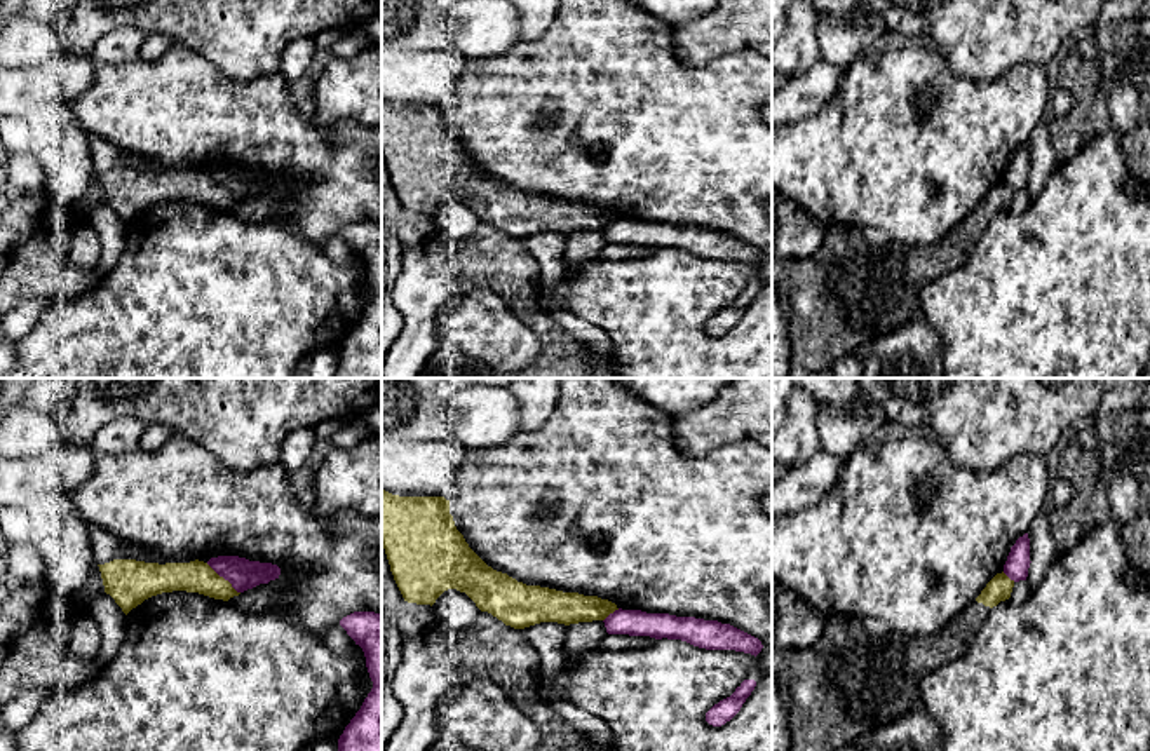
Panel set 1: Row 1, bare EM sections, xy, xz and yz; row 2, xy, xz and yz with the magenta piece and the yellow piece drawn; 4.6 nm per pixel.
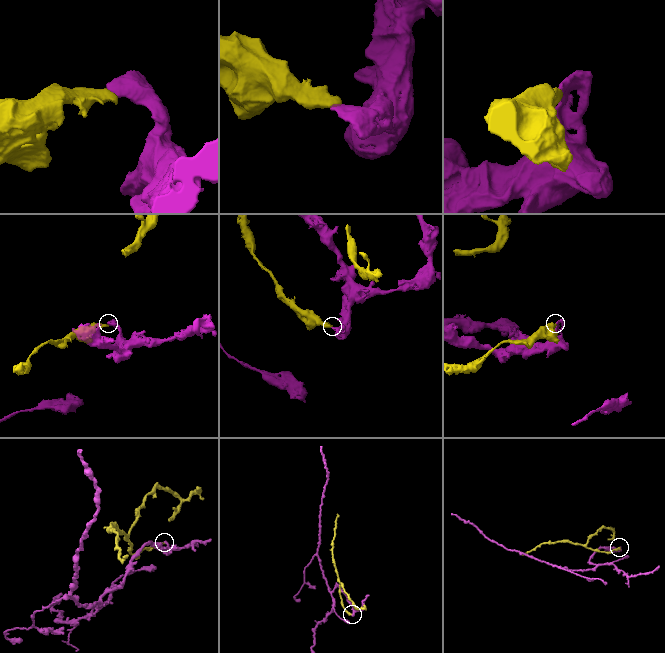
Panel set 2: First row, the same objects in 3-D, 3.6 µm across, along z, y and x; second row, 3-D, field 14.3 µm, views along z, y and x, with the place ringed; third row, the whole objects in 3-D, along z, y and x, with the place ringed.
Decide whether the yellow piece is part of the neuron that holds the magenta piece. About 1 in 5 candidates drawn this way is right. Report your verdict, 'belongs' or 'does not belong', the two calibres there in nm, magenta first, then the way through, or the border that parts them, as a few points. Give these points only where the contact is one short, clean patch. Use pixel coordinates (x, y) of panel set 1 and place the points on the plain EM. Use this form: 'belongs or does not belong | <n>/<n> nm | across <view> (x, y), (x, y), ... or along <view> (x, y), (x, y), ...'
does not belong | 140/140 nm | along xy (206, 173), (239, 202)

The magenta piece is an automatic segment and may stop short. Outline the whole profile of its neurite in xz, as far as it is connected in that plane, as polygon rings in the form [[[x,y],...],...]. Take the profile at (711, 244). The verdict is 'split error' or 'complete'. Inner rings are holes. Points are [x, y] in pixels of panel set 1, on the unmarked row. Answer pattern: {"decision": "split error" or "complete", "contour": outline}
{"decision": "complete", "contour": [[[615,220],[605,230],[608,244],[681,249],[706,260],[735,260],[758,265],[761,251],[730,233],[641,220]]]}

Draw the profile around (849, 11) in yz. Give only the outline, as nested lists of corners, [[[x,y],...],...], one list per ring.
[[[810,0],[821,12],[838,17],[840,21],[854,26],[861,23],[868,12],[862,0]]]

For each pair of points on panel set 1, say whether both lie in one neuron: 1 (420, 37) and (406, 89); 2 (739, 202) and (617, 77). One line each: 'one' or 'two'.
1: two
2: one

